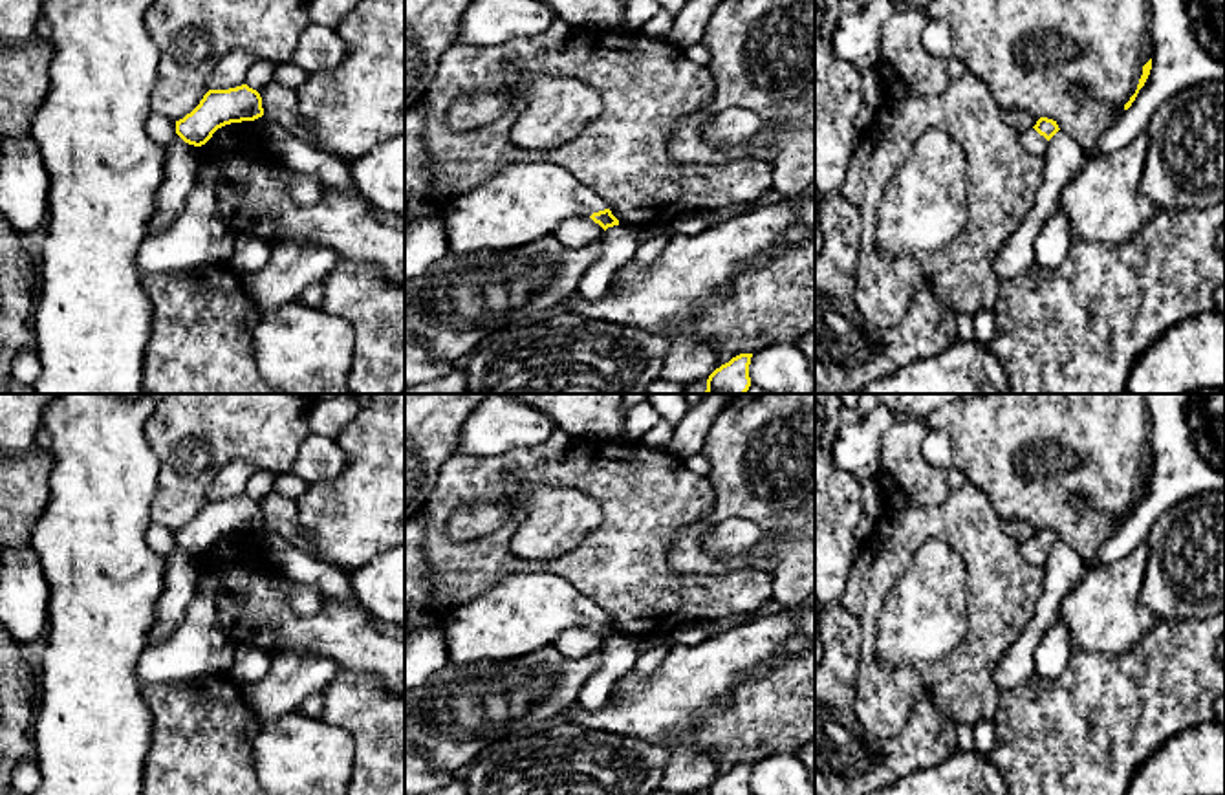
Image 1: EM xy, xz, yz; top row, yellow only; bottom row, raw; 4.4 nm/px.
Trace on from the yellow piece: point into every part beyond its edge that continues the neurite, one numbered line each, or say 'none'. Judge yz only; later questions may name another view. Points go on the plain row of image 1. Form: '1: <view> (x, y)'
1: yz (1033, 554)

